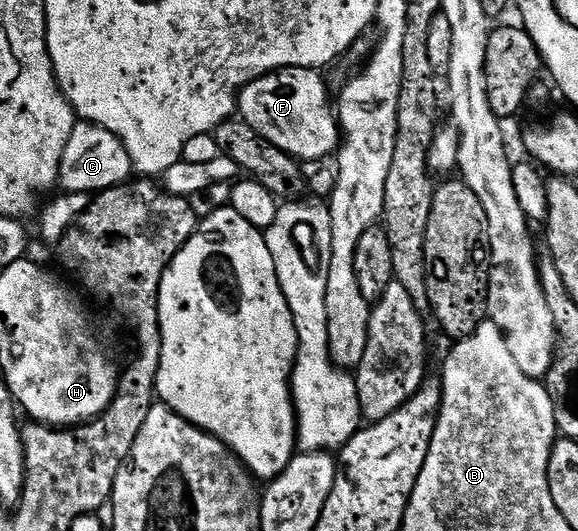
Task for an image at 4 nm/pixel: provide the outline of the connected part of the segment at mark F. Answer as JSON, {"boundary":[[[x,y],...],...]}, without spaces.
{"boundary":[[[279,68],[256,78],[238,94],[241,119],[299,162],[333,157],[340,147],[340,125],[322,75],[312,68]]]}

